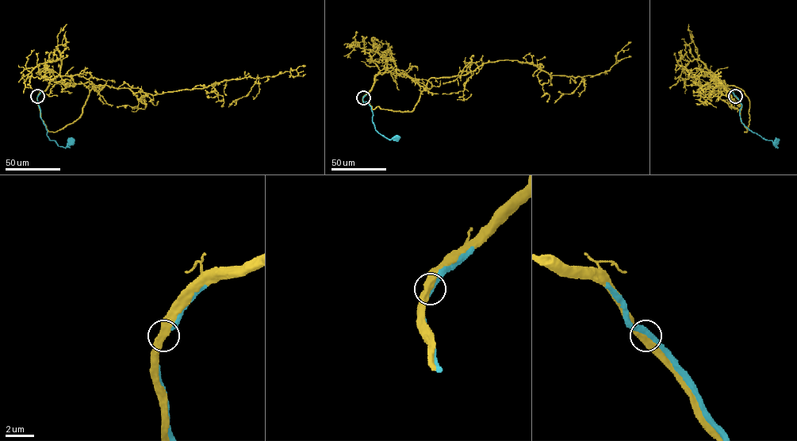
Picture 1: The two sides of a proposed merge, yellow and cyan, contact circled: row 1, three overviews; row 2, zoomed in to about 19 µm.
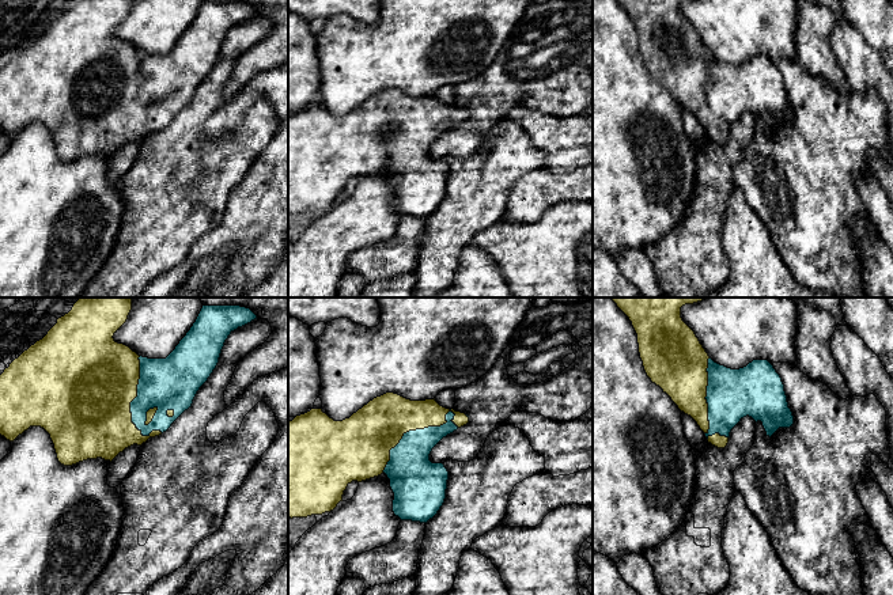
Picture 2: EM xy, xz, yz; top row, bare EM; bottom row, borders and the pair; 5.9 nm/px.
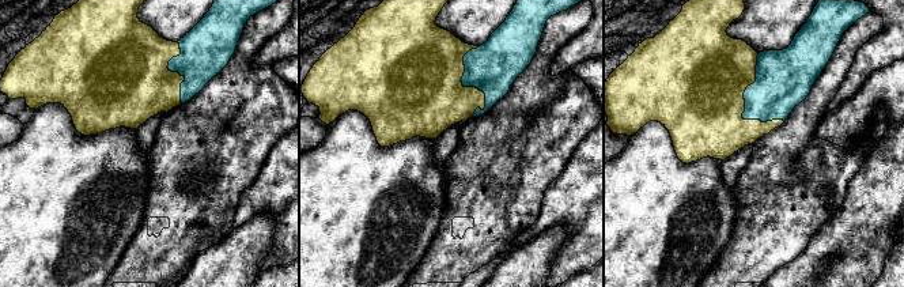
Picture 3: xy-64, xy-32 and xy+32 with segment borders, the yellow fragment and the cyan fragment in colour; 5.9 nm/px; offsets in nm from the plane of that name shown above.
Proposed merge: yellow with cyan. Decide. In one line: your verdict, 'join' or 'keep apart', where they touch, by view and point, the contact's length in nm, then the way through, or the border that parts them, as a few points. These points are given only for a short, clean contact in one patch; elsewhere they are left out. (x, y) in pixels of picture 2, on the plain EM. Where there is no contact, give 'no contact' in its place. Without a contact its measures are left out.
join; contact xz (412, 125); length 550 nm

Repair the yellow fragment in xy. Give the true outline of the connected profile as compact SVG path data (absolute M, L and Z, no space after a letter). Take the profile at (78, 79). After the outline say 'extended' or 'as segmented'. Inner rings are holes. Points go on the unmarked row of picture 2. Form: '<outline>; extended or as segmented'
M73 0L42 35L15 54L0 71L0 130L14 137L30 122L41 122L50 130L61 160L97 154L111 158L125 144L141 141L166 128L192 102L197 87L216 64L228 31L257 15L246 3L203 1L190 26L166 54L148 54L113 34L130 5L132 0Z; extended

